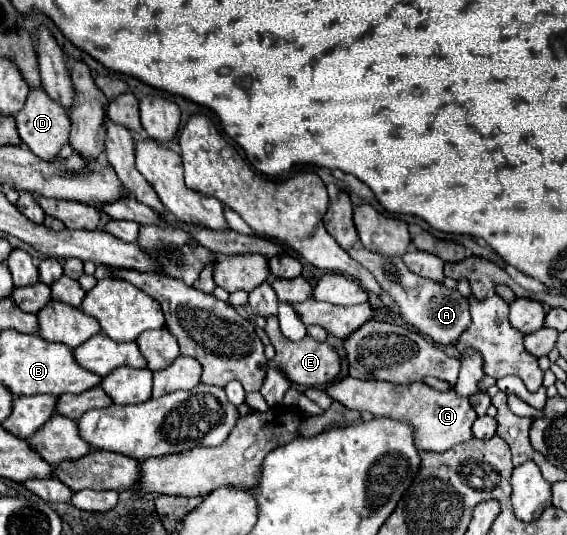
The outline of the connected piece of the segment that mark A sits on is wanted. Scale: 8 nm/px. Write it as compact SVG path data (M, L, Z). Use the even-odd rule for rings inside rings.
M356 244L348 250L348 254L362 264L382 286L382 290L396 302L400 316L414 328L418 328L424 336L432 338L436 344L442 346L456 346L462 332L470 326L470 302L464 298L456 288L446 288L434 280L418 276L406 268L400 256L382 256L378 252L366 250L362 244Z

